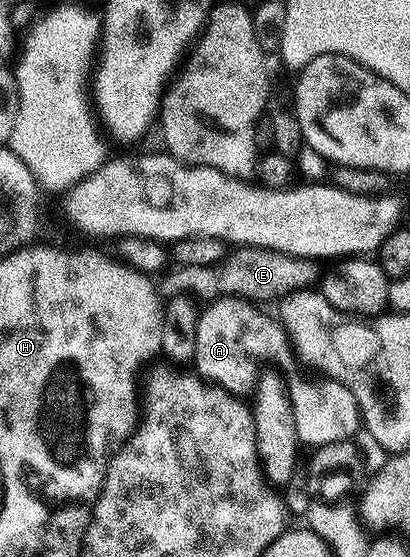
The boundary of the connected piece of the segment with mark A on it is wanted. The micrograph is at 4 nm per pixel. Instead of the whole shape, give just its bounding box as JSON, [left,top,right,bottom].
[192,297,360,447]

